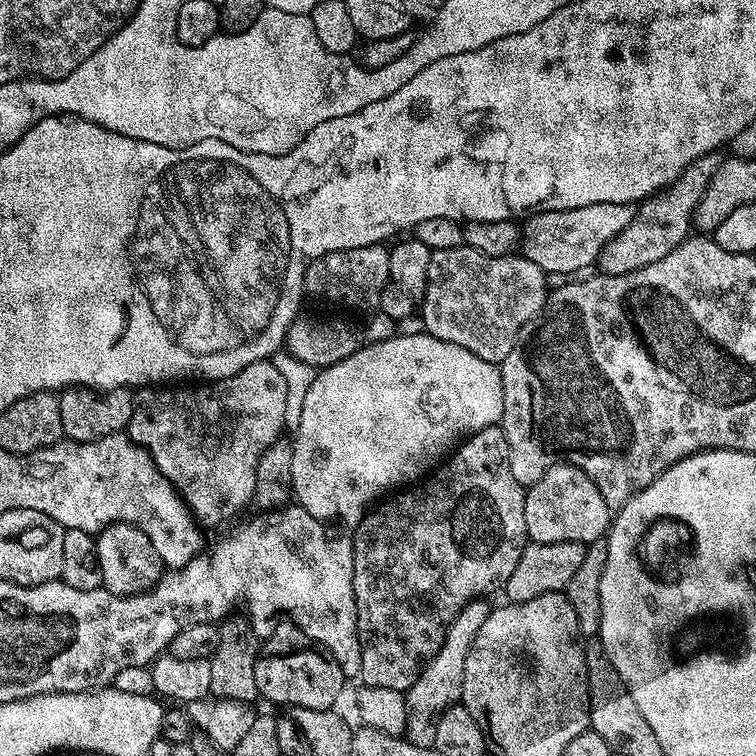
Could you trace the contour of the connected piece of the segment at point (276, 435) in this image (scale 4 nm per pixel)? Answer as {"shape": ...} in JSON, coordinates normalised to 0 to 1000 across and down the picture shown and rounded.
{"shape":[[[358,475],[324,481],[315,495],[296,503],[258,511],[184,515],[167,574],[198,599],[206,620],[233,644],[261,693],[296,693],[335,665],[341,611],[349,597],[372,581],[384,525],[378,500],[368,495]]]}

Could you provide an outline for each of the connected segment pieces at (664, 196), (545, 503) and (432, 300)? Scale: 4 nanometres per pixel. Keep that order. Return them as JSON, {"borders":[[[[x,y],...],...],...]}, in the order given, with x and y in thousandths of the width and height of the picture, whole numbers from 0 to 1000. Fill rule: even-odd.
{"borders":[[[[947,204],[923,209],[897,238],[890,241],[888,249],[880,249],[877,254],[869,254],[866,259],[860,259],[851,266],[833,299],[828,299],[823,310],[817,310],[794,332],[792,358],[802,365],[816,365],[849,357],[860,352],[860,347],[870,347],[870,341],[881,341],[886,331],[892,331],[903,317],[910,316],[918,302],[923,267],[929,257],[934,257],[952,213],[954,208]]],[[[734,614],[712,632],[693,652],[696,701],[702,718],[765,717],[774,722],[803,710],[812,687],[811,673],[802,669],[802,659],[791,643],[767,619],[753,614]]],[[[618,325],[579,331],[569,341],[566,372],[553,402],[553,418],[561,426],[565,443],[611,458],[611,463],[622,463],[622,468],[632,468],[632,474],[660,484],[675,463],[680,463],[680,452],[690,431],[696,431],[696,426],[706,422],[720,407],[728,385],[725,370],[718,357],[690,336],[648,341]]]]}

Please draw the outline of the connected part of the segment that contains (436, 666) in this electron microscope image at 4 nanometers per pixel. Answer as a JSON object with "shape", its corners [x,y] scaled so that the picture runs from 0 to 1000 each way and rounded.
{"shape":[[[644,792],[623,794],[611,808],[601,817],[601,823],[593,825],[590,844],[574,865],[574,870],[558,886],[553,902],[538,913],[540,923],[540,966],[537,976],[544,984],[552,984],[560,989],[570,989],[574,985],[577,958],[585,943],[591,937],[607,933],[611,926],[611,897],[616,897],[616,870],[622,866],[622,854],[627,844],[632,844],[632,833],[638,833],[638,823],[643,823],[648,808]]]}

